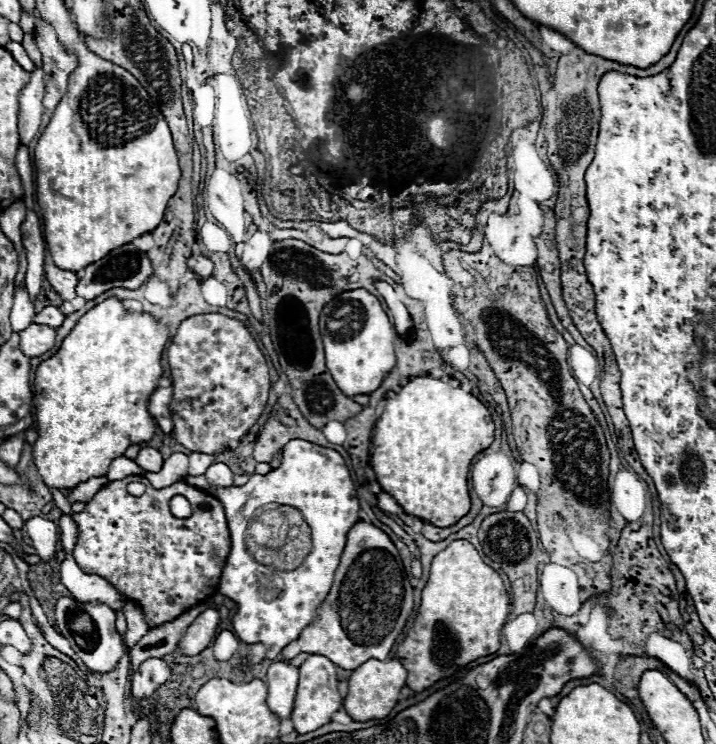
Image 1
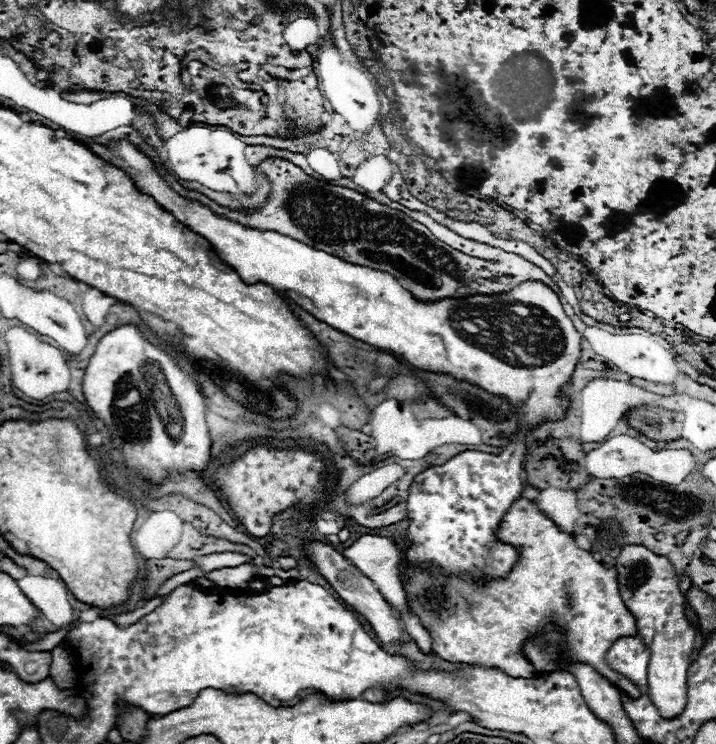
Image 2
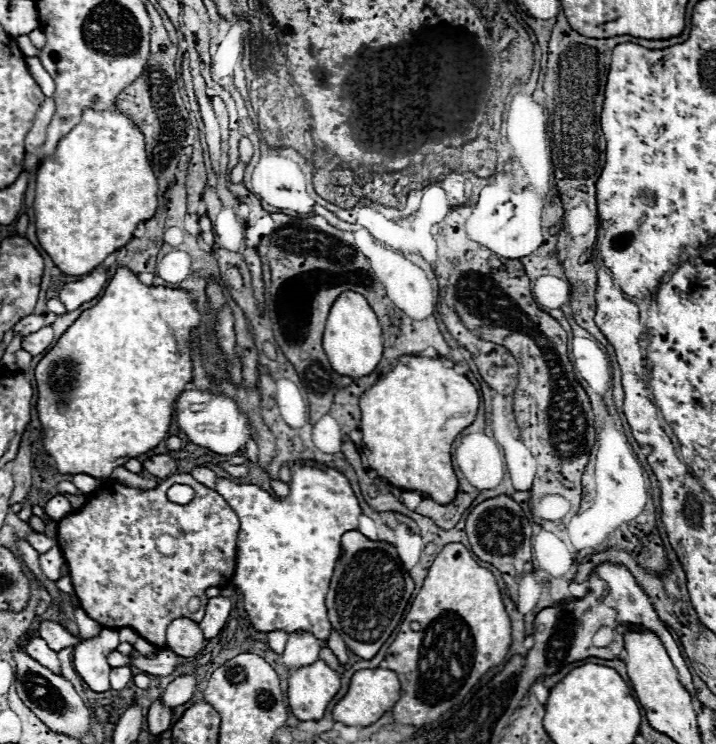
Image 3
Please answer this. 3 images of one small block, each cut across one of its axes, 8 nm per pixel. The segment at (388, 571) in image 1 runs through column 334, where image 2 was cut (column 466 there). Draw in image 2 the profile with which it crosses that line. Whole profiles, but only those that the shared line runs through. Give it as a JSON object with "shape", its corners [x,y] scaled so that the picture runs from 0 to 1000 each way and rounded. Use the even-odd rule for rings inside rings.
{"shape":[[[735,669],[721,672],[709,683],[709,688],[704,691],[704,696],[693,712],[693,723],[698,728],[718,734],[721,742],[726,745],[721,758],[715,761],[709,777],[690,777],[687,782],[673,785],[673,782],[665,782],[659,777],[659,772],[654,772],[651,777],[620,774],[615,769],[601,772],[595,763],[567,763],[564,772],[559,774],[561,790],[567,796],[570,817],[575,820],[575,825],[581,825],[587,831],[587,839],[601,849],[603,876],[634,892],[637,890],[640,892],[670,892],[670,895],[682,895],[682,898],[696,898],[715,911],[743,911],[749,901],[729,882],[726,874],[737,855],[757,849],[765,839],[779,839],[788,847],[788,852],[785,852],[788,874],[799,890],[816,890],[816,892],[827,895],[838,909],[844,909],[863,927],[869,927],[880,938],[894,938],[897,935],[894,925],[888,919],[883,919],[880,914],[874,914],[872,909],[866,909],[863,903],[852,901],[844,890],[846,876],[863,858],[888,855],[888,833],[866,801],[860,769],[849,766],[844,758],[832,755],[821,739],[807,737],[807,731],[799,720],[785,715],[771,699],[765,699],[754,688],[749,675],[740,675]]]}

